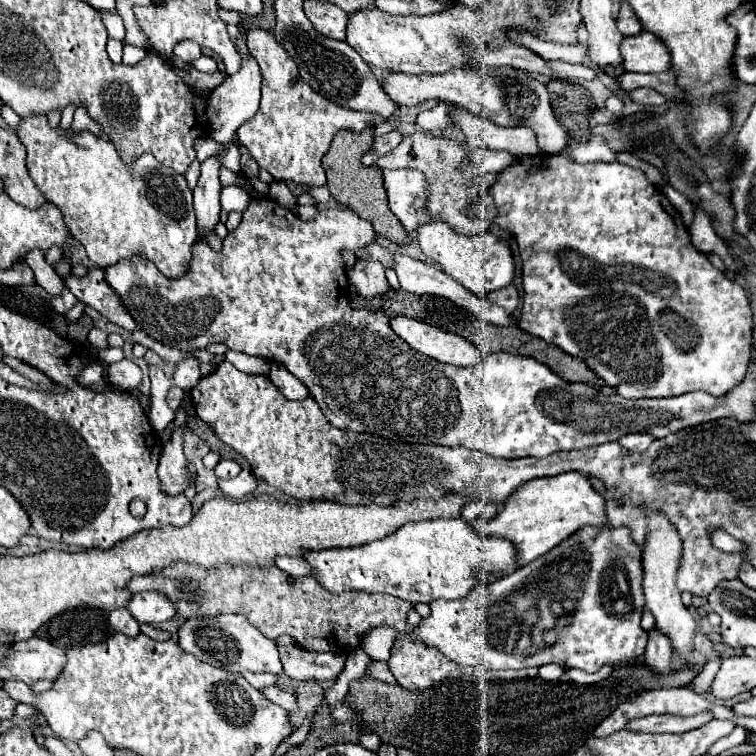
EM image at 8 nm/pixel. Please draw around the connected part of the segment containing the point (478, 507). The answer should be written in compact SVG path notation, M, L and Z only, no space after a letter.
M471 501L469 505L465 505L465 507L461 509L461 517L463 517L465 521L473 521L473 519L477 519L479 515L493 517L497 511L499 511L497 505L489 505L489 503L481 503L481 501Z

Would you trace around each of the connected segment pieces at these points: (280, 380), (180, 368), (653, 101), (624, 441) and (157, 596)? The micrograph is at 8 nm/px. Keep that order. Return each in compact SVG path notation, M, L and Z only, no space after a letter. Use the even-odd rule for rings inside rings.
M271 363L269 379L273 381L273 385L275 385L287 399L305 399L305 397L309 397L309 389L307 389L285 365L273 365L273 363Z
M189 357L181 363L177 363L177 371L173 373L173 377L169 379L171 385L177 385L185 391L189 391L191 387L195 387L195 383L201 379L201 369L199 369L199 361L195 357Z
M635 89L629 95L631 95L633 101L643 103L643 105L661 105L661 103L665 103L665 97L659 91L653 91L653 89Z
M631 433L619 439L619 445L623 445L623 449L631 449L631 451L645 451L651 445L653 437L649 433Z
M143 591L143 593L135 593L131 597L131 601L127 603L127 611L139 621L139 623L163 623L169 621L173 617L177 617L177 611L173 607L173 603L163 597L161 593L155 591Z

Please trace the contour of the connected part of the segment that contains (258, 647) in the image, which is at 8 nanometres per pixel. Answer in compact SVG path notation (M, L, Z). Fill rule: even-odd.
M217 615L207 617L207 623L203 617L185 621L179 627L179 647L185 653L195 655L199 661L211 663L213 667L227 669L233 673L241 671L253 671L253 673L281 673L281 661L277 643L267 639L259 629L255 629L247 617L243 615Z

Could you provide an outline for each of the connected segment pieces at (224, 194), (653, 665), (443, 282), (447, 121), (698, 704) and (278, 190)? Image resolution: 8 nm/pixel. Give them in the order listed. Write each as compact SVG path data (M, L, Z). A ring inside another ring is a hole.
M235 185L221 189L221 207L223 207L223 211L227 211L227 213L243 211L247 207L247 203L249 203L249 193L237 189Z
M657 629L649 631L649 643L647 643L647 649L643 655L647 667L651 671L655 671L657 675L669 675L673 671L671 655L673 655L673 649L671 649L669 639L663 633L659 633Z
M395 255L395 271L397 271L397 277L399 277L399 283L401 283L401 289L409 291L409 293L415 293L415 295L437 295L437 297L445 297L449 301L453 301L455 305L475 313L477 317L493 323L493 325L513 325L515 323L515 315L499 305L491 305L491 301L487 299L481 299L479 295L467 291L465 287L461 287L457 281L453 281L447 273L443 273L439 267L433 267L429 263L423 263L423 261L417 261L417 259L411 259L407 255Z
M439 103L435 109L429 109L429 111L421 111L417 115L417 121L415 123L423 123L423 129L425 131L447 131L451 127L455 127L455 123L451 121L451 115L449 115L449 109L445 103Z
M673 687L673 689L659 689L659 691L643 691L643 693L637 693L637 695L627 697L627 701L619 703L613 709L613 713L607 715L601 721L601 725L597 725L593 737L607 737L607 735L611 735L615 731L625 729L627 721L641 719L641 717L649 717L649 715L663 715L663 713L669 713L669 715L693 715L693 713L699 713L699 711L705 711L705 709L713 709L715 717L719 717L719 719L735 719L731 707L727 707L723 703L709 703L705 697L693 693L687 687Z
M273 181L269 187L269 197L275 199L279 205L283 205L285 209L293 209L297 205L297 197L291 195L289 187L283 181Z

